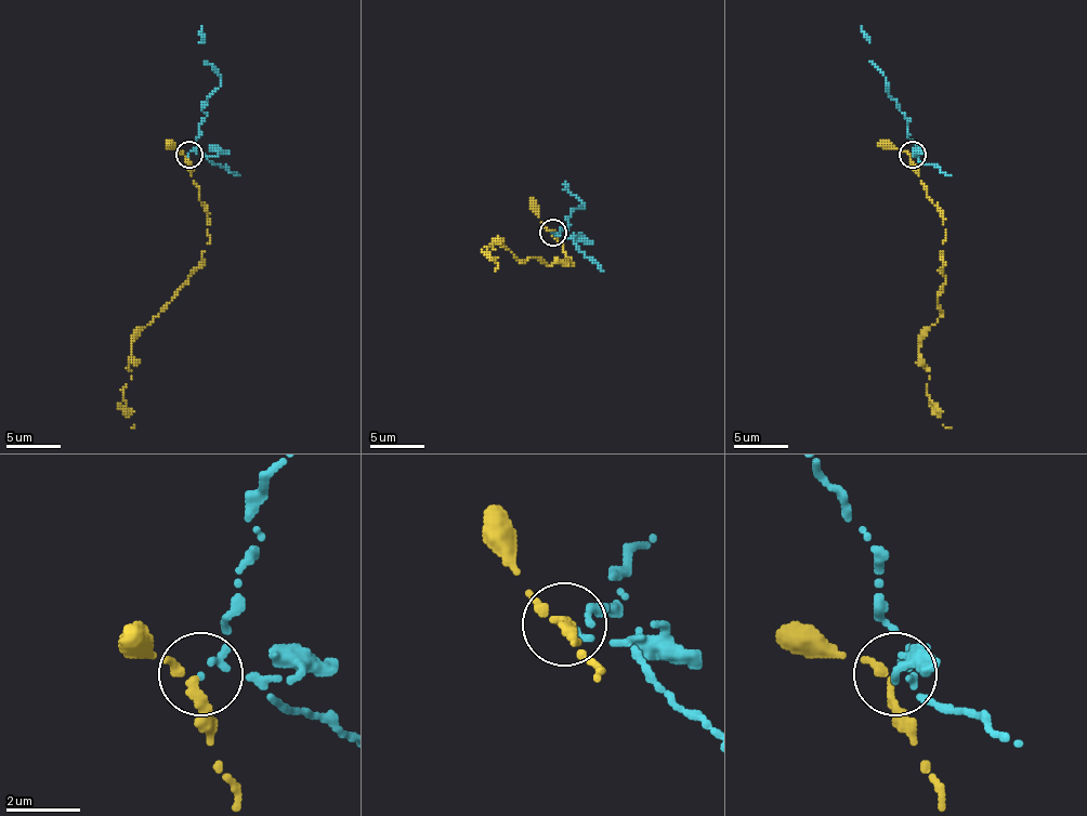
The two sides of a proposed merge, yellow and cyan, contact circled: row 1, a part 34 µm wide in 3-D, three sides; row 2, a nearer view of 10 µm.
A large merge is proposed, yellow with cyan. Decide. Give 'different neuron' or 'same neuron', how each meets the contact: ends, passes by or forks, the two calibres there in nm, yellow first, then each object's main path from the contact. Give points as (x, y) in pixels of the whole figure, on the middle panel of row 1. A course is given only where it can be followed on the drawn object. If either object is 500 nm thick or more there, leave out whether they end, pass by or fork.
different neuron; yellow ends there; cyan ends there; 320 nm thick on the yellow side, 140 nm on the other; yellow runs (552, 233), (574, 265), (520, 260), (495, 238), (495, 249), (487, 247), (489, 258), (498, 263), (495, 271); cyan runs (552, 233), (560, 236), (563, 227), (571, 225), (565, 220), (585, 206), (568, 189), (565, 182)

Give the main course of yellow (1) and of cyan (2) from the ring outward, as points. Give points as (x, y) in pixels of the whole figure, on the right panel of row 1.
1: (913, 156), (945, 240), (940, 316), (918, 343), (918, 359), (929, 370), (927, 395), (951, 428)
2: (913, 154), (916, 145), (907, 137), (905, 116), (886, 86), (883, 73), (869, 62), (869, 37), (862, 26)

